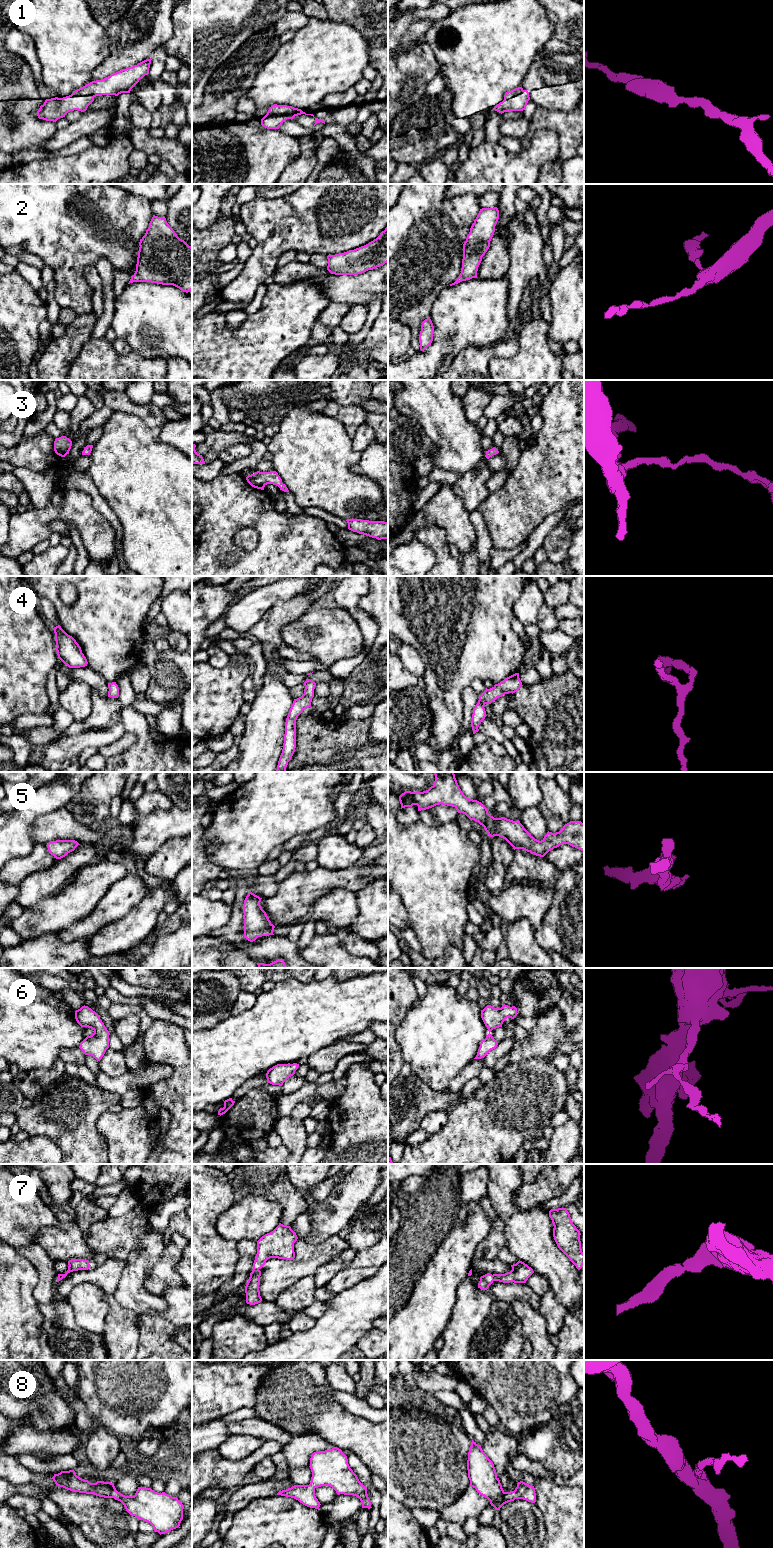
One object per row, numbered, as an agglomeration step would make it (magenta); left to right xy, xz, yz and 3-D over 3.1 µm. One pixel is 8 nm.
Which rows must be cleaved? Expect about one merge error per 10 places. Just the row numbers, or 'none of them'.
none of them

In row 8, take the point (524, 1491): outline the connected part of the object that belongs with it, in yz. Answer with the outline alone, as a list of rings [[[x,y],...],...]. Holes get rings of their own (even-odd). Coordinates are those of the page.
[[[472,1440],[467,1460],[470,1486],[490,1501],[495,1510],[515,1499],[536,1502],[535,1488],[523,1481],[517,1483],[514,1491],[505,1492],[502,1488],[493,1462],[483,1452],[481,1445]]]

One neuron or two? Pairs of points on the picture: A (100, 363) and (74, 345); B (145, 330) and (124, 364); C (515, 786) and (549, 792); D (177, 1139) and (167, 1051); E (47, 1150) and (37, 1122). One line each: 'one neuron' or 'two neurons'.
A: two neurons
B: two neurons
C: two neurons
D: one neuron
E: two neurons

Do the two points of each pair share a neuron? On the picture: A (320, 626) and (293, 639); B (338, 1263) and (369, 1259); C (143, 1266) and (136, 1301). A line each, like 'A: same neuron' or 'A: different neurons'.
A: same neuron
B: different neurons
C: same neuron

